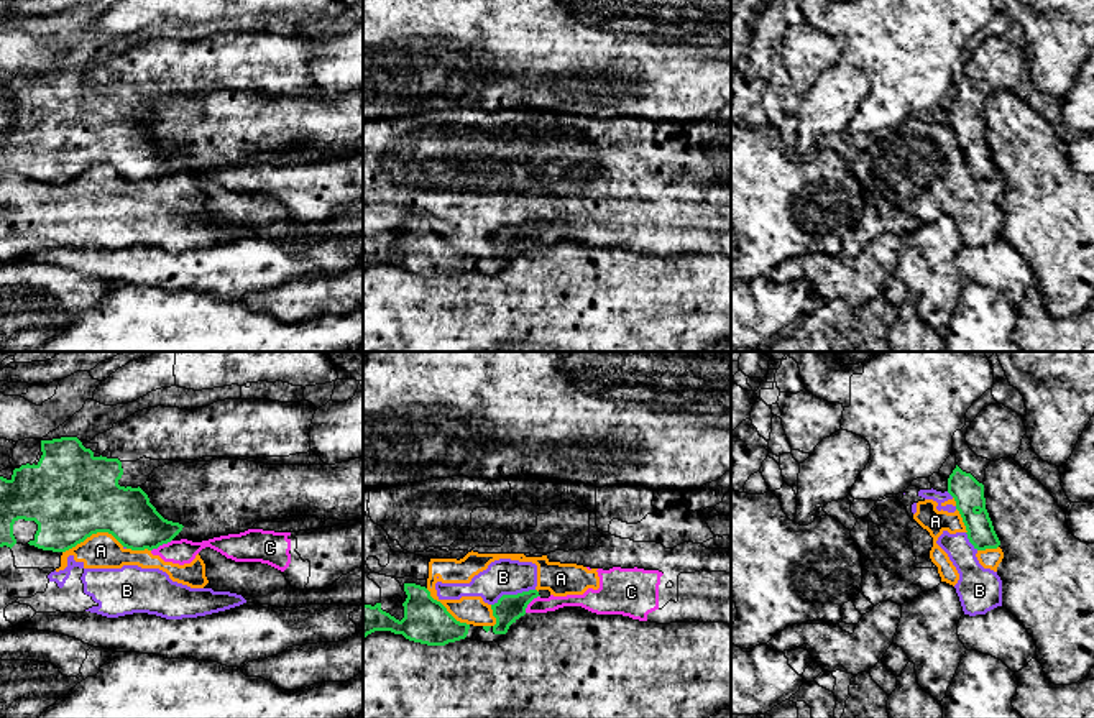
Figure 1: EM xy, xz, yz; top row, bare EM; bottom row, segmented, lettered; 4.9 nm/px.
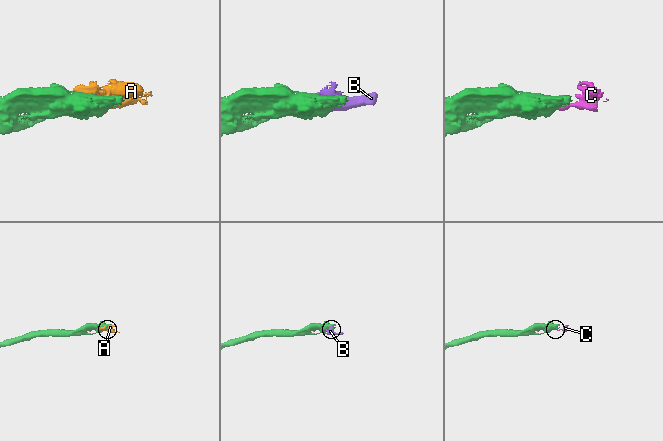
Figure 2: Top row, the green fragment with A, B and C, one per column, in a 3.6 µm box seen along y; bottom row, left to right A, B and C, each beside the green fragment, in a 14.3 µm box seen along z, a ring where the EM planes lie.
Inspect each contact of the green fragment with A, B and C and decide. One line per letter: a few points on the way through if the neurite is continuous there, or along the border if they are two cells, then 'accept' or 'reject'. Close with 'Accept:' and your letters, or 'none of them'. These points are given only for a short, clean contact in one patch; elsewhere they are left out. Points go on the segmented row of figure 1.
A: reject
B: reject
C: border xy (171, 539), (151, 551); reject
Accept: none of them

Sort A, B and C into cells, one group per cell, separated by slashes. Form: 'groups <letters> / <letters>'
groups A B C

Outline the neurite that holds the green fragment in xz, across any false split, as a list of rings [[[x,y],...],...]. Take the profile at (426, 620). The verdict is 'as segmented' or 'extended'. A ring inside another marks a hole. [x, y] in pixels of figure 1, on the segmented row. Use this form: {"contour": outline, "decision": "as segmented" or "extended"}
{"contour": [[[404,583],[404,591],[407,598],[402,603],[404,618],[401,621],[383,611],[381,603],[363,605],[363,637],[375,631],[391,631],[427,646],[445,646],[460,639],[493,642],[526,614],[526,608],[534,598],[540,596],[537,590],[503,595],[491,605],[496,624],[473,626],[457,621],[440,601],[430,596],[425,587]]], "decision": "extended"}

